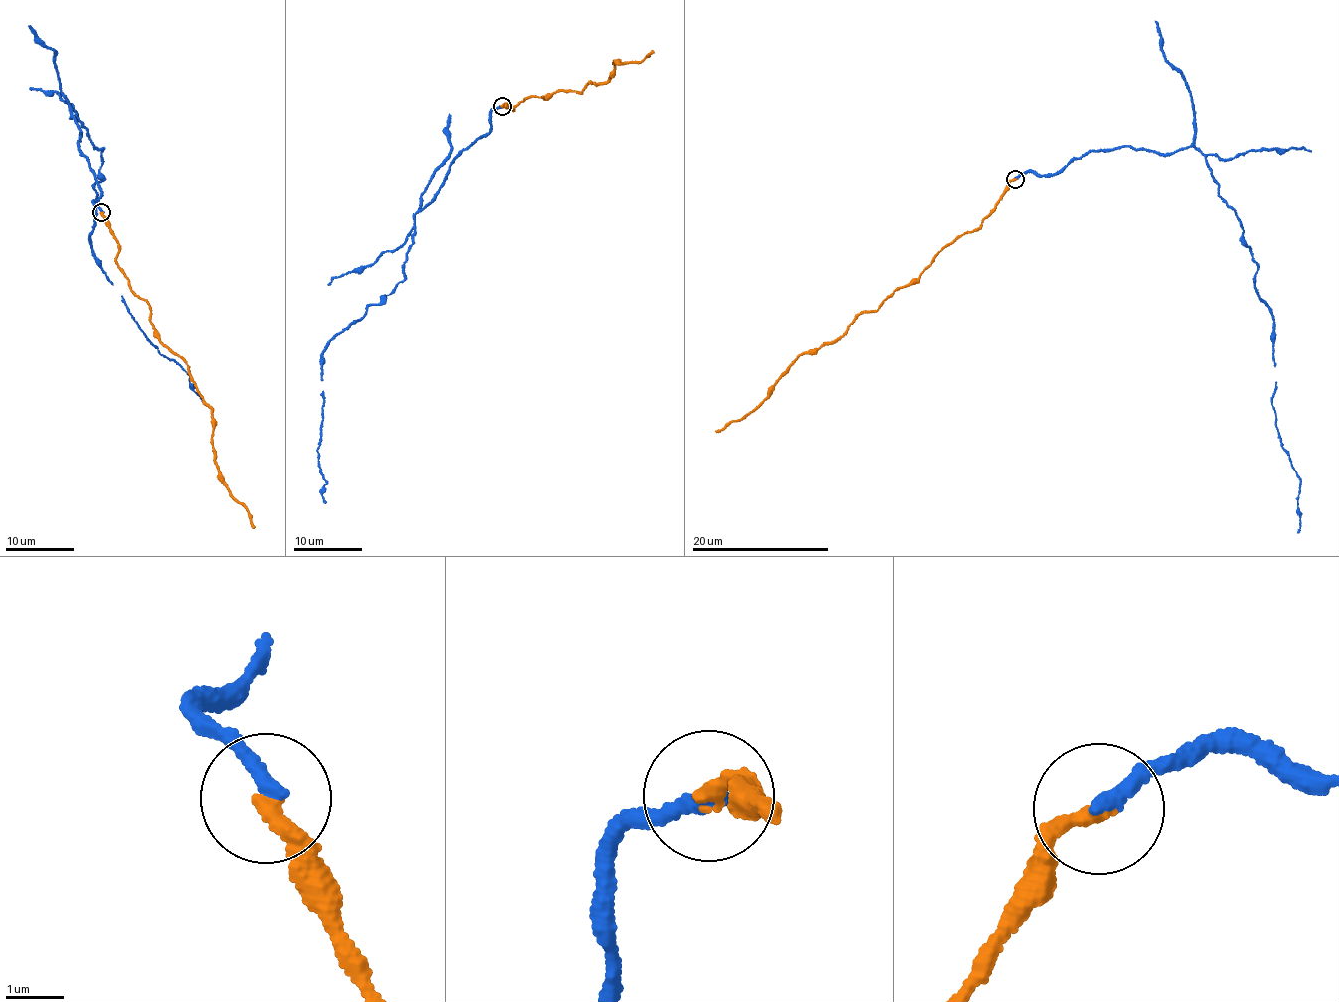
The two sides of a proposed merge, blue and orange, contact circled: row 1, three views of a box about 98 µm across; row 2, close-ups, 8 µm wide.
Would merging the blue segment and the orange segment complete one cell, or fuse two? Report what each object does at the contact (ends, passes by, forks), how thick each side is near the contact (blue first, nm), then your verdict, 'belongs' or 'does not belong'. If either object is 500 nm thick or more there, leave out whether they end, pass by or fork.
blue ends | orange ends | 280/280 nm | belongs

